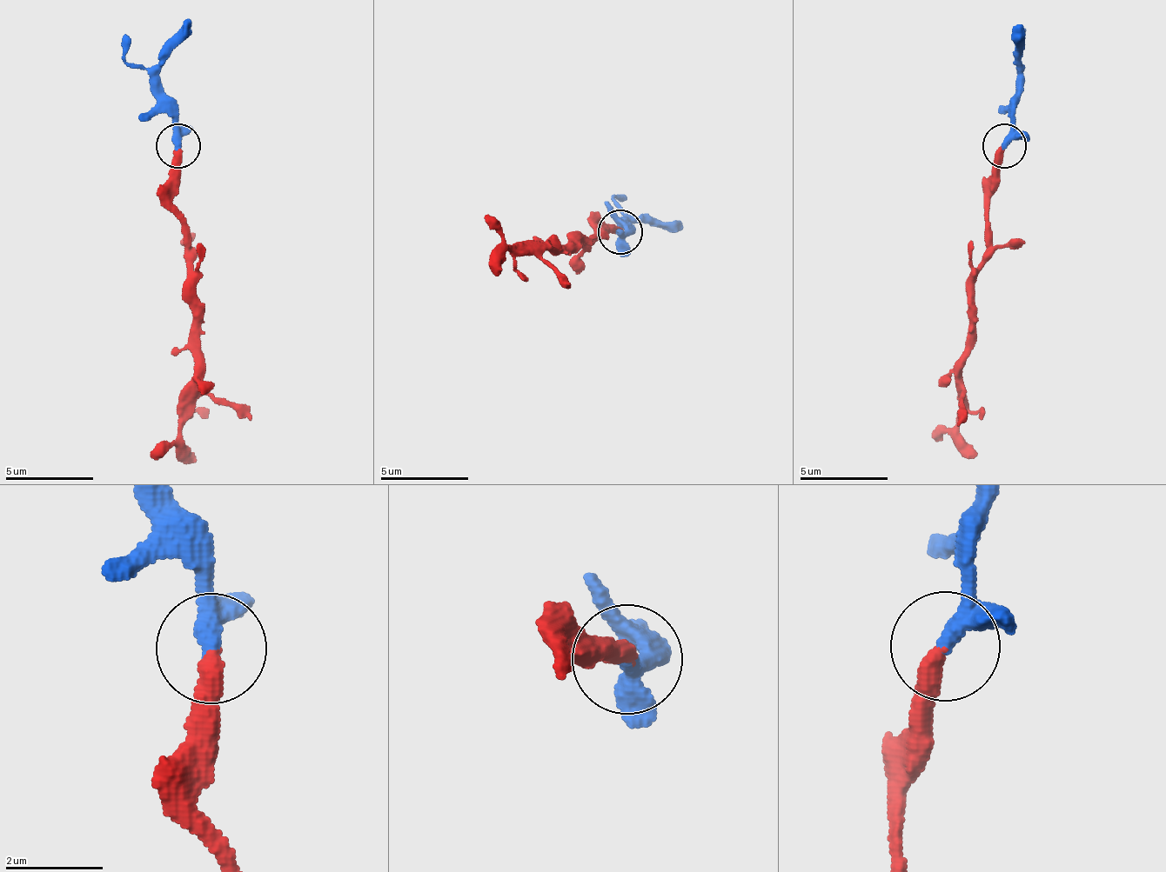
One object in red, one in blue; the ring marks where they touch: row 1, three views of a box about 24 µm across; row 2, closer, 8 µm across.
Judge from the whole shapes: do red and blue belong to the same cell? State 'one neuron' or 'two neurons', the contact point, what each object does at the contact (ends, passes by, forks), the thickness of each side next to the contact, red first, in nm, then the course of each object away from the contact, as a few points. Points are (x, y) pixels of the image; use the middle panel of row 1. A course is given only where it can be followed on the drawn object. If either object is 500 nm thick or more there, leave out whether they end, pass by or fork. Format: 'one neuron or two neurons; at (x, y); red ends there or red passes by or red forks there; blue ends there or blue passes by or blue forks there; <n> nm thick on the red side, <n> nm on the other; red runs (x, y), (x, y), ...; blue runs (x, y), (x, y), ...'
one neuron; at (619, 232); red ends there; blue passes by; 400 nm thick on the red side, 280 nm on the other; red runs (619, 230), (599, 235), (598, 228), (579, 243), (578, 236), (524, 253), (484, 214); blue runs (619, 230), (634, 227), (626, 222), (643, 216), (681, 229)

